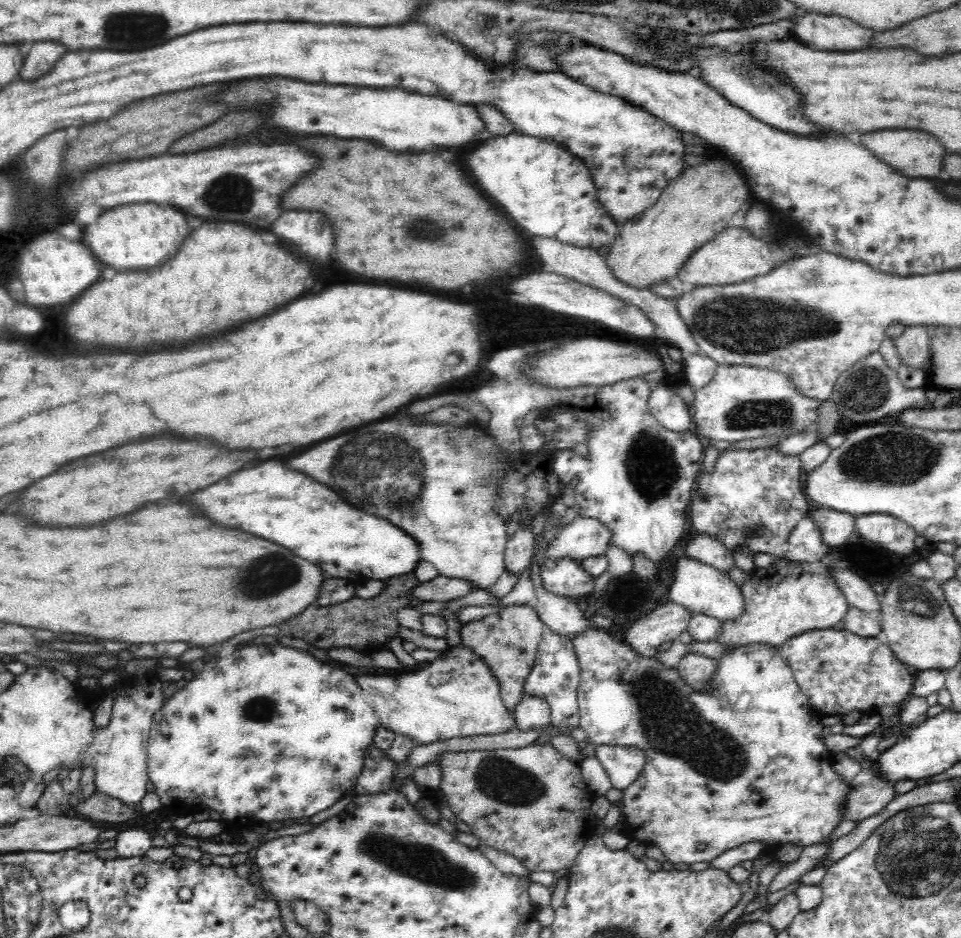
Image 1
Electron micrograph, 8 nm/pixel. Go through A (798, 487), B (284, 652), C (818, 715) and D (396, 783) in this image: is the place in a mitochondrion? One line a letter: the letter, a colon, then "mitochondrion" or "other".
A: other
B: other
C: other
D: other

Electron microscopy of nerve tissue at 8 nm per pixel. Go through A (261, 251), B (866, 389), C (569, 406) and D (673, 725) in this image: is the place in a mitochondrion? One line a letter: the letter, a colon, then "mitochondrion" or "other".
A: other
B: mitochondrion
C: other
D: mitochondrion

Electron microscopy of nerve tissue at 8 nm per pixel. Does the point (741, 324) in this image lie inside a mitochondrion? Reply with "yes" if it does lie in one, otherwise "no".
yes

